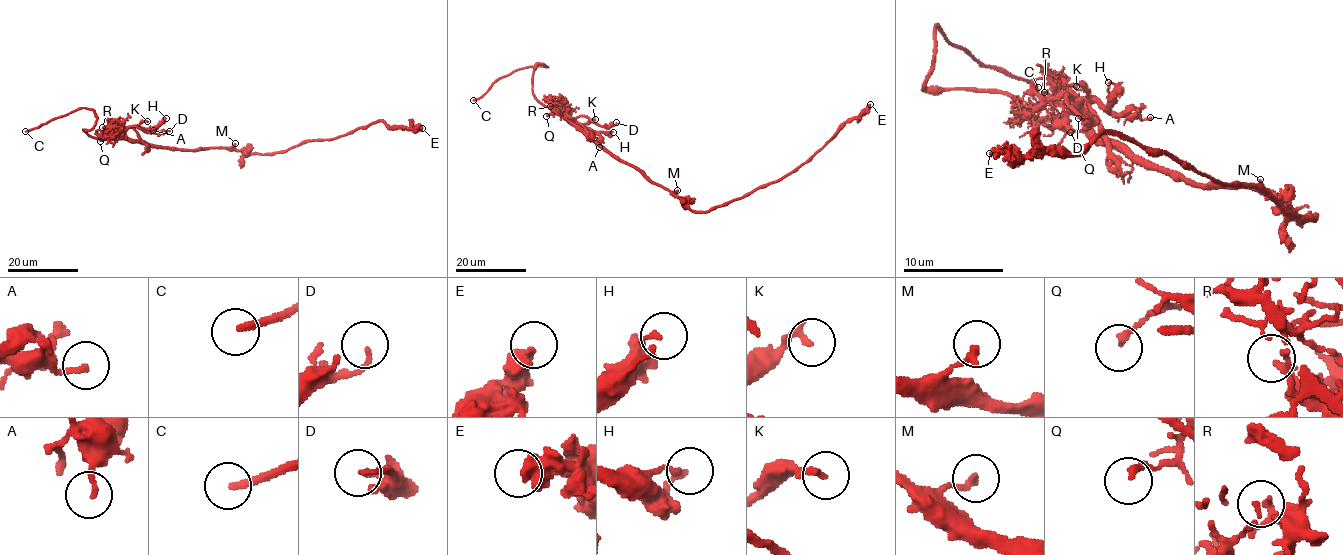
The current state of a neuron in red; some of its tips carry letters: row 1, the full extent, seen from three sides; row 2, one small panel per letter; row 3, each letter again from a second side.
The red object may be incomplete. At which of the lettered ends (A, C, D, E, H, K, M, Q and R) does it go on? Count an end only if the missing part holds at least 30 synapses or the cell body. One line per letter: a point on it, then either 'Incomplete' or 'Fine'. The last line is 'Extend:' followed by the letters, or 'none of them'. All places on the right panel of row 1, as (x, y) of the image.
A: Place: (1150, 117). Fine
C: Place: (1038, 87). Incomplete
D: Place: (1078, 118). Fine
E: Place: (989, 153). Fine
H: Place: (1108, 82). Fine
K: Place: (1076, 86). Fine
M: Place: (1260, 179). Fine
Q: Place: (1070, 132). Fine
R: Place: (1044, 92). Fine
Extend: C

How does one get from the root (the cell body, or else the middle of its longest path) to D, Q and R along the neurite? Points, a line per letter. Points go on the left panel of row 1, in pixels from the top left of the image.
D: (200, 149), (150, 147), (133, 128), (128, 127), (137, 126), (152, 132), (169, 131)
Q: (200, 149), (152, 147), (134, 142), (120, 133), (106, 135), (100, 141)
R: (200, 149), (152, 147), (102, 127)

